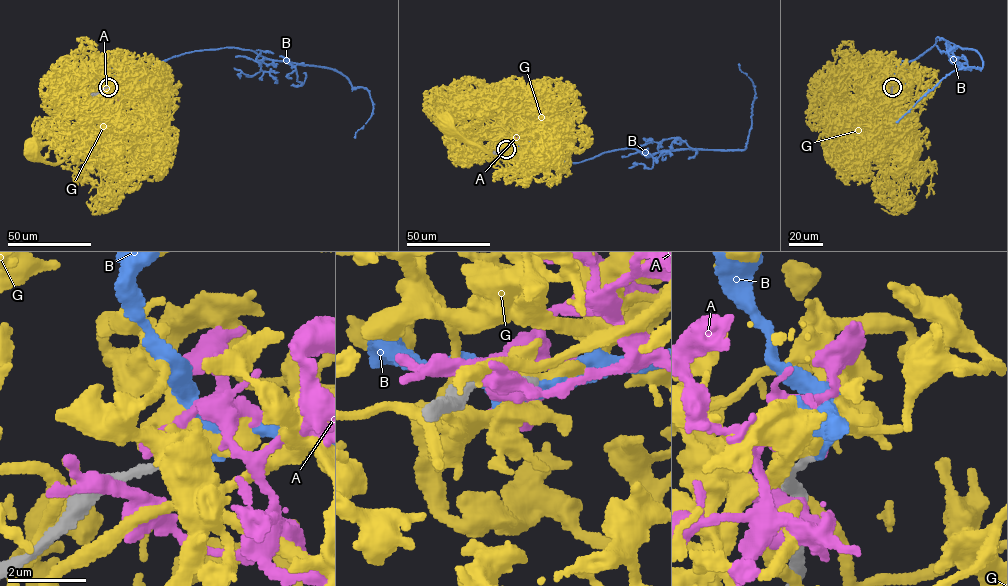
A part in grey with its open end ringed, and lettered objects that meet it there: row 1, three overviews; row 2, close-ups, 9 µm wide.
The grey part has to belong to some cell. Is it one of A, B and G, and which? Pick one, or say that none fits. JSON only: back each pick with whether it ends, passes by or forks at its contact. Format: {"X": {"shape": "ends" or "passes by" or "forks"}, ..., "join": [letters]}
{"B": {"shape": "passes by"}, "join": ["B"]}

